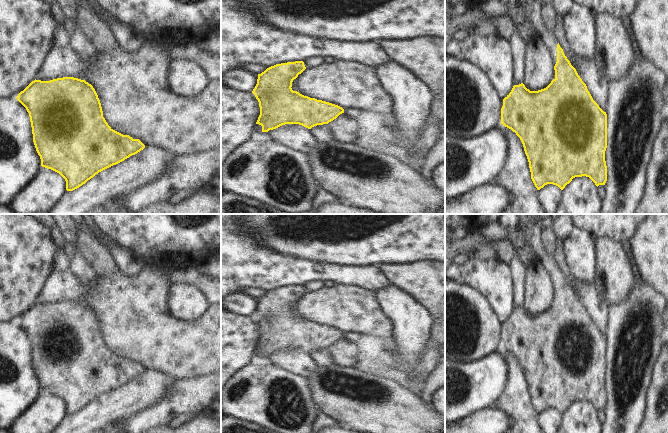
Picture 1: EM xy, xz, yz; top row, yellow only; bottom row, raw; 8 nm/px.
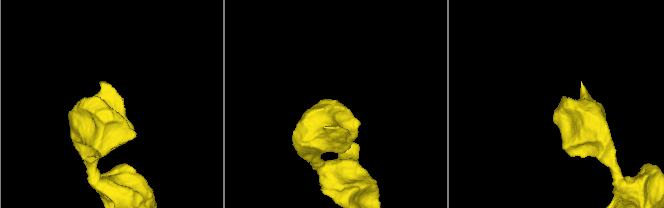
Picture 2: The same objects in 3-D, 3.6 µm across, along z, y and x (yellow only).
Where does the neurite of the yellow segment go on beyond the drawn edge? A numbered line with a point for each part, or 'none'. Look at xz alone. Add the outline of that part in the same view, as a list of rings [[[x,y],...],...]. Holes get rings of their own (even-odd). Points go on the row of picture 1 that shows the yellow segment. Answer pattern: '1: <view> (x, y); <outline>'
none

